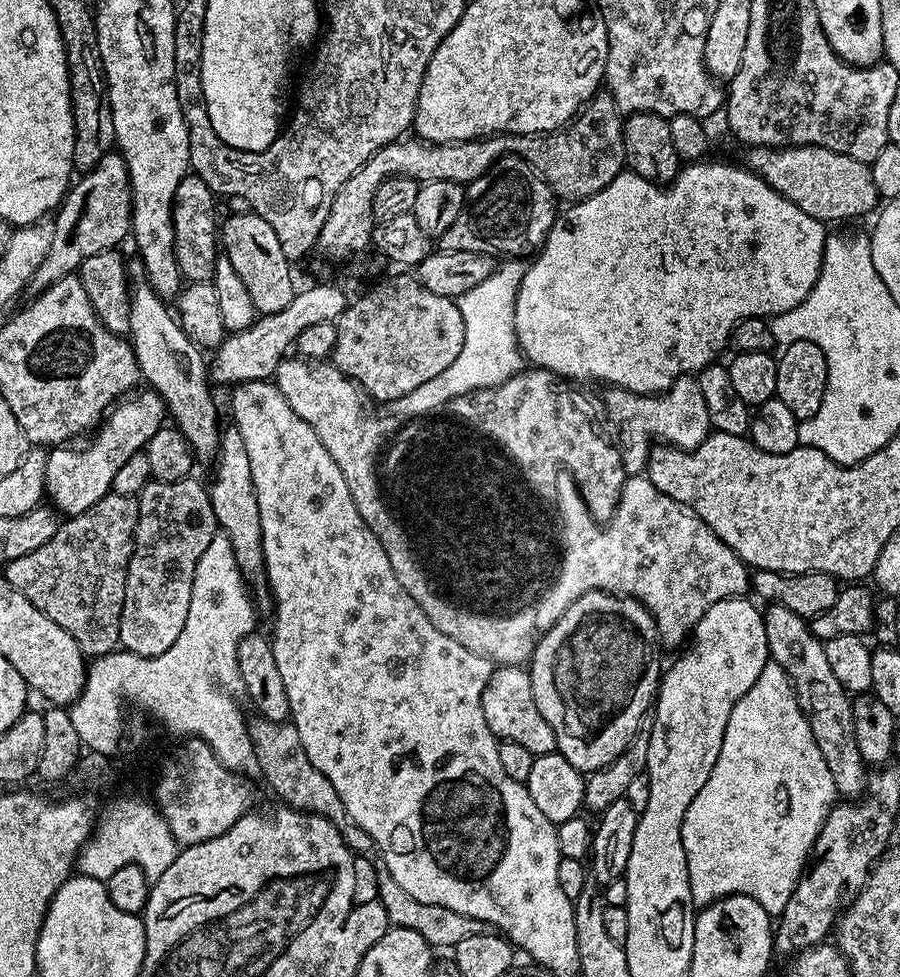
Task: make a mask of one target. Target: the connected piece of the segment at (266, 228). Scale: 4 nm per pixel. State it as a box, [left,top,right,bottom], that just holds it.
[218,211,294,316]

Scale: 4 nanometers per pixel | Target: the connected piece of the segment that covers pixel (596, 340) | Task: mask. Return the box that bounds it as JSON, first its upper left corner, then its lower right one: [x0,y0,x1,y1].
[516,159,825,392]

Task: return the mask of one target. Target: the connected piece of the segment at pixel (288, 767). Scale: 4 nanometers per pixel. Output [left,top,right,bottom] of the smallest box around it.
[248,715,376,858]

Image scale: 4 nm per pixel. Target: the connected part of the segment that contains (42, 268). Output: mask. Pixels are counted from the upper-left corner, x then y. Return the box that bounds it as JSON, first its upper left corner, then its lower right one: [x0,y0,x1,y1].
[30,150,132,294]

